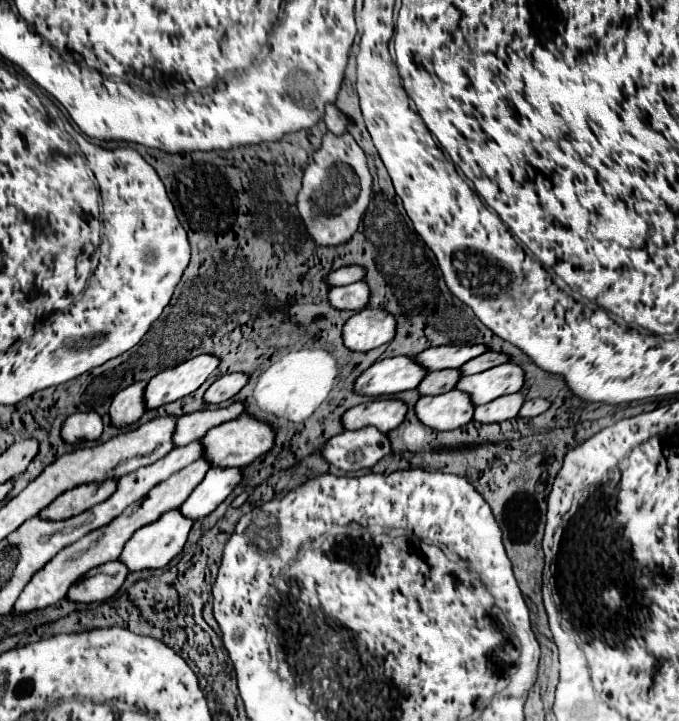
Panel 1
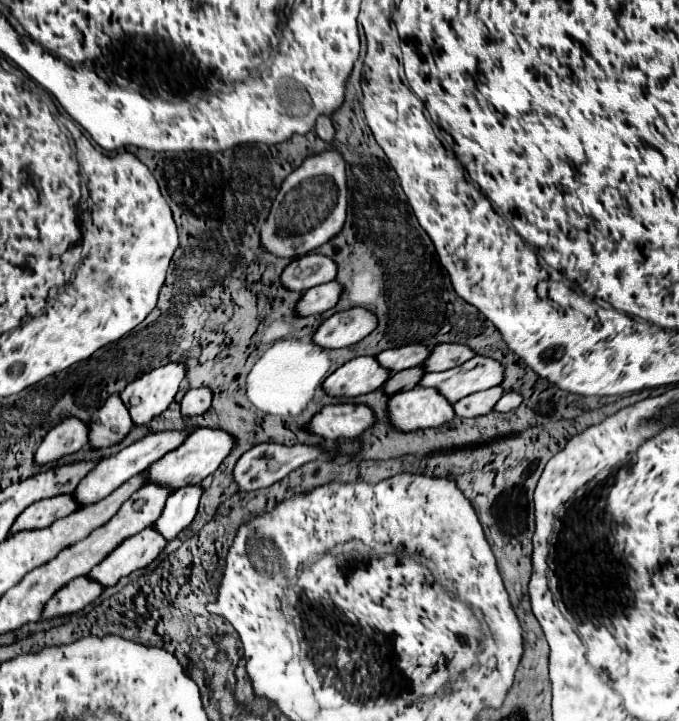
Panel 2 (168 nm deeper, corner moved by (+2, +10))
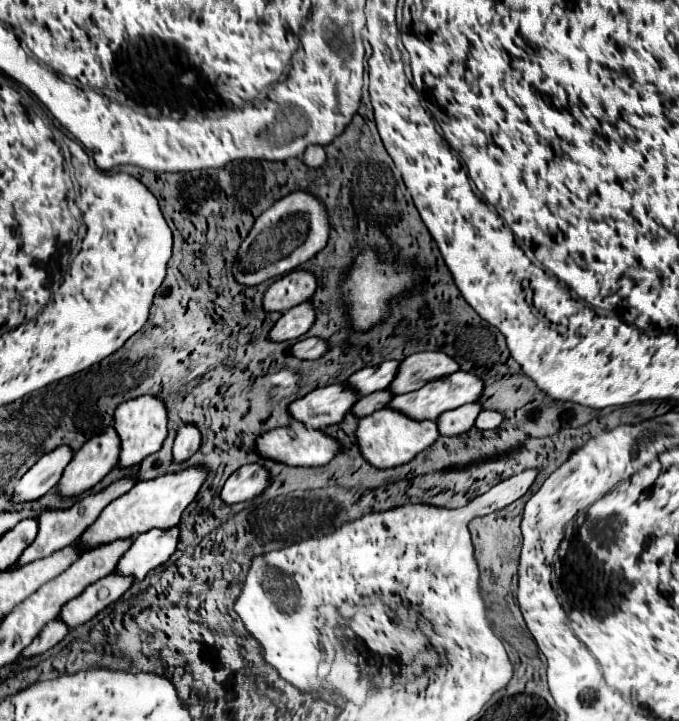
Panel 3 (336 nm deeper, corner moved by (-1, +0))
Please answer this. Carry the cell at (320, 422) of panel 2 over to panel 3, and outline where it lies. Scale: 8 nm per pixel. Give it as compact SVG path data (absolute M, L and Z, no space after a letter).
M293 421L289 427L281 427L281 429L273 429L273 431L265 433L261 439L257 439L255 449L257 449L257 453L261 453L269 459L277 459L287 465L315 467L315 465L329 463L329 459L333 459L333 455L337 455L337 451L341 451L341 443L337 445L337 439L333 439L333 435L325 435L323 429L305 427L305 423Z

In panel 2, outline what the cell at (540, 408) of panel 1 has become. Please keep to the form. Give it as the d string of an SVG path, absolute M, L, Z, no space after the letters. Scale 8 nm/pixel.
M504 393L498 403L494 405L494 411L500 411L500 413L508 413L512 409L516 409L520 405L520 395L518 393Z

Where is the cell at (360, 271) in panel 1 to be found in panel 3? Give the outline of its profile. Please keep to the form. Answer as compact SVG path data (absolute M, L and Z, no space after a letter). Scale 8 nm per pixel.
M305 269L291 271L269 287L263 299L263 307L267 311L287 311L289 307L309 301L315 289L317 289L317 277L311 271Z

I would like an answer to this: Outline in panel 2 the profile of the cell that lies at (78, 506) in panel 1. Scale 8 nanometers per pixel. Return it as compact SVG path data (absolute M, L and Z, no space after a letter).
M66 495L66 497L54 497L50 501L38 501L24 509L18 519L14 521L10 535L20 531L32 531L32 529L44 529L52 525L56 519L62 519L78 509L78 503Z

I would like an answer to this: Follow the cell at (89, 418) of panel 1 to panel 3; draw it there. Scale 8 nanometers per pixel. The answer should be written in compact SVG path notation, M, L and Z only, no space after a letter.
M59 445L53 451L45 453L19 481L19 485L13 491L13 501L35 501L39 497L43 497L51 487L55 487L65 471L65 467L69 465L69 461L73 459L73 449Z

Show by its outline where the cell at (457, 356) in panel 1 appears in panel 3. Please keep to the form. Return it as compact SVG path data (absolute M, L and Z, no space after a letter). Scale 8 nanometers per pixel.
M385 361L385 363L373 365L373 367L365 367L357 373L353 373L347 379L347 385L355 387L359 391L359 395L369 395L373 391L387 389L393 383L399 365L401 365L399 361Z

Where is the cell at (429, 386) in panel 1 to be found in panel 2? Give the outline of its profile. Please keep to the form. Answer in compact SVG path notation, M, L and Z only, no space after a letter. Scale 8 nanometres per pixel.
M414 367L414 369L404 369L404 371L398 371L394 375L388 377L388 381L382 385L382 391L386 395L394 395L398 391L408 391L408 389L414 389L418 385L418 381L422 379L424 371L422 367Z

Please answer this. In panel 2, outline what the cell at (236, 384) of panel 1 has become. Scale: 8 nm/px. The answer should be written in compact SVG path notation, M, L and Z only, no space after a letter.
M190 389L186 391L184 399L182 399L182 405L180 405L180 411L184 415L184 419L192 419L196 415L202 415L210 409L210 389Z

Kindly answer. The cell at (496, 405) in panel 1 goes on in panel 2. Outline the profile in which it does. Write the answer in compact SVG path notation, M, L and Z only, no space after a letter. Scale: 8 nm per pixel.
M494 387L494 389L486 389L486 391L478 391L474 395L468 395L460 401L456 401L454 413L458 417L480 417L486 415L494 409L494 401L498 401L498 397L502 397L502 387Z

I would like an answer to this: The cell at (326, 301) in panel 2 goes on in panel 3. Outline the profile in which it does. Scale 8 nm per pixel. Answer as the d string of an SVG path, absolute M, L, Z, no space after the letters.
M303 303L297 307L291 307L289 311L283 313L283 317L275 323L275 327L271 329L269 337L273 341L289 341L289 339L299 339L301 335L305 335L315 323L315 311L313 311L313 303Z

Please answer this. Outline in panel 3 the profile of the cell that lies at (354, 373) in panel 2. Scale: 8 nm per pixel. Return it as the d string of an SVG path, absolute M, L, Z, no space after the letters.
M335 383L307 393L303 399L297 399L297 403L293 401L289 405L289 413L295 421L301 421L313 429L325 429L339 423L353 409L357 399L361 399L357 391L349 391L345 383Z

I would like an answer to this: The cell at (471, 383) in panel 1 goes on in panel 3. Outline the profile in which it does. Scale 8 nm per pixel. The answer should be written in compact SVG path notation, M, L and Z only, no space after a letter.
M457 371L453 375L447 375L447 377L441 377L437 381L429 381L427 385L423 385L421 389L413 391L413 393L405 393L405 395L397 395L389 407L391 409L397 409L405 415L409 415L411 419L437 419L441 413L449 411L449 409L455 409L455 407L461 407L461 405L467 405L467 403L475 403L481 399L485 391L485 383L481 377L473 375L473 373L467 373L467 371Z

